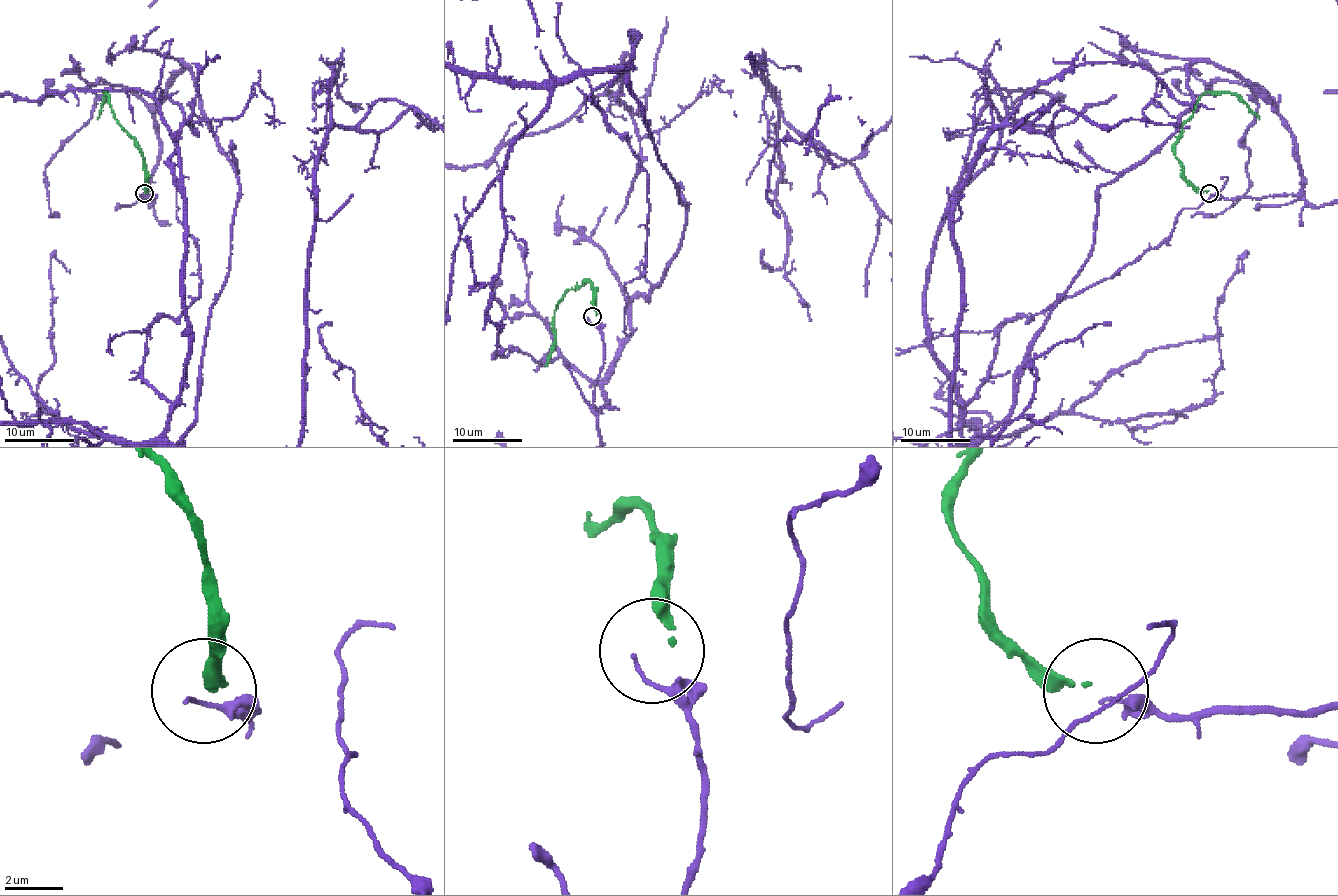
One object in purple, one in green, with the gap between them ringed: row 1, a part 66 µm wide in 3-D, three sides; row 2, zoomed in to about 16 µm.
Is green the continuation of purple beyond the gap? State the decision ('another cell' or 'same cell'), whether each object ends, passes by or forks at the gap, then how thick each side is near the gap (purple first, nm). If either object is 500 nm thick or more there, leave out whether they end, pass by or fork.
another cell; purple ends; green ends; calibres 120 and 150 nm

